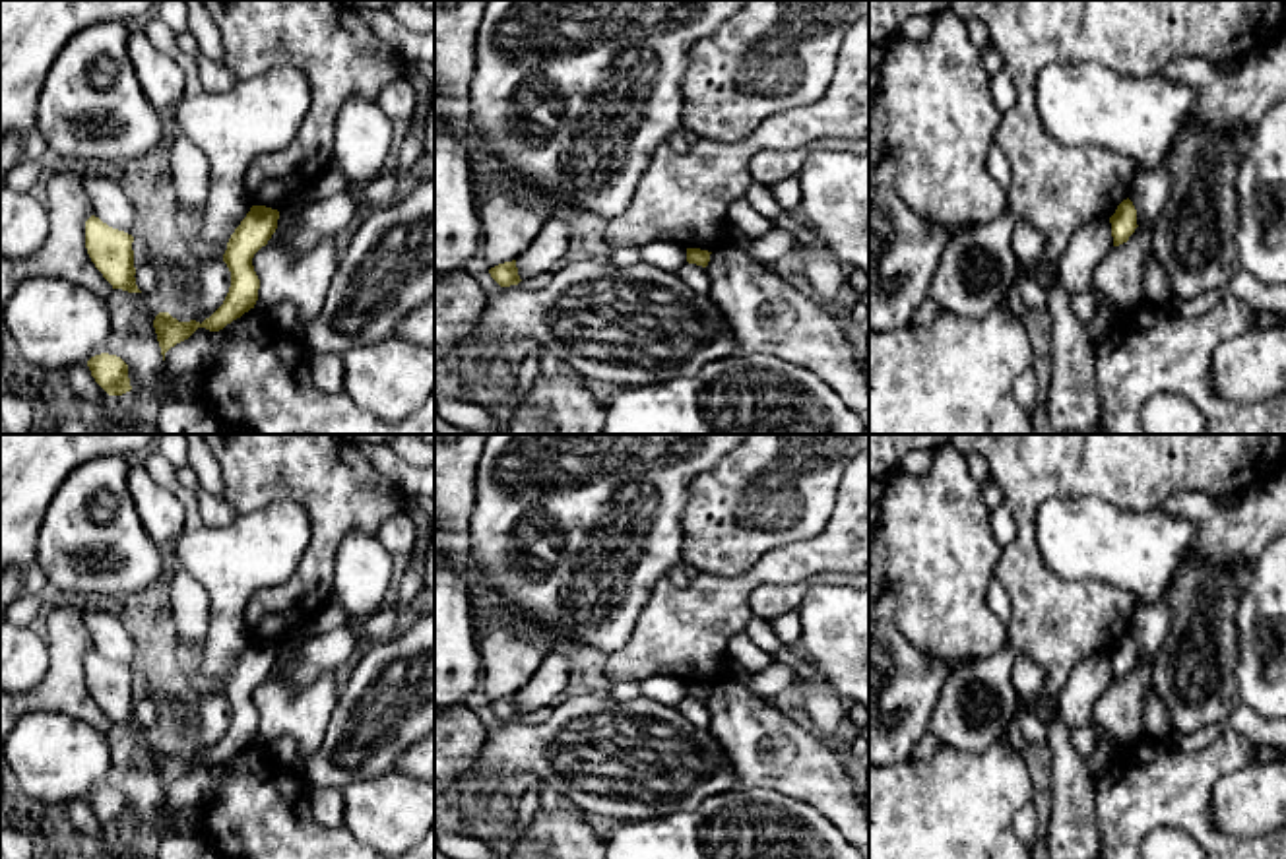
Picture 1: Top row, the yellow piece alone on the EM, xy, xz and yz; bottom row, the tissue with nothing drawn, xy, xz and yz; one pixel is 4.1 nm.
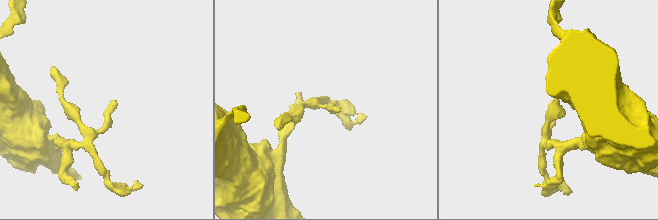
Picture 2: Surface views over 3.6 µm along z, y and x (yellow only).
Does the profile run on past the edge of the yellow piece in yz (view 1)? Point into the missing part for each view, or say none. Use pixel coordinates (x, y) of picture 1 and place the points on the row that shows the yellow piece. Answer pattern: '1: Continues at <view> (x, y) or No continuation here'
1: No continuation here

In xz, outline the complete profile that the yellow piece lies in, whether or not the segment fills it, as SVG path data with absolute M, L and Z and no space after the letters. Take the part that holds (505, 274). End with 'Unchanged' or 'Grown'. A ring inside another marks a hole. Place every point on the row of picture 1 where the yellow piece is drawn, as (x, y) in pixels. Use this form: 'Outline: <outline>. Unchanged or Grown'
Outline: M516 260L498 264L491 268L489 273L500 287L518 285L522 281L518 275Z. Unchanged

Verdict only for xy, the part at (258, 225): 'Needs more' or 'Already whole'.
Already whole

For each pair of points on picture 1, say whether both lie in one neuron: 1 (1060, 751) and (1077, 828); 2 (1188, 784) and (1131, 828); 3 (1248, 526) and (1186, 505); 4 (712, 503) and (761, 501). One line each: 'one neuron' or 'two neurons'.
1: one neuron
2: one neuron
3: one neuron
4: one neuron

